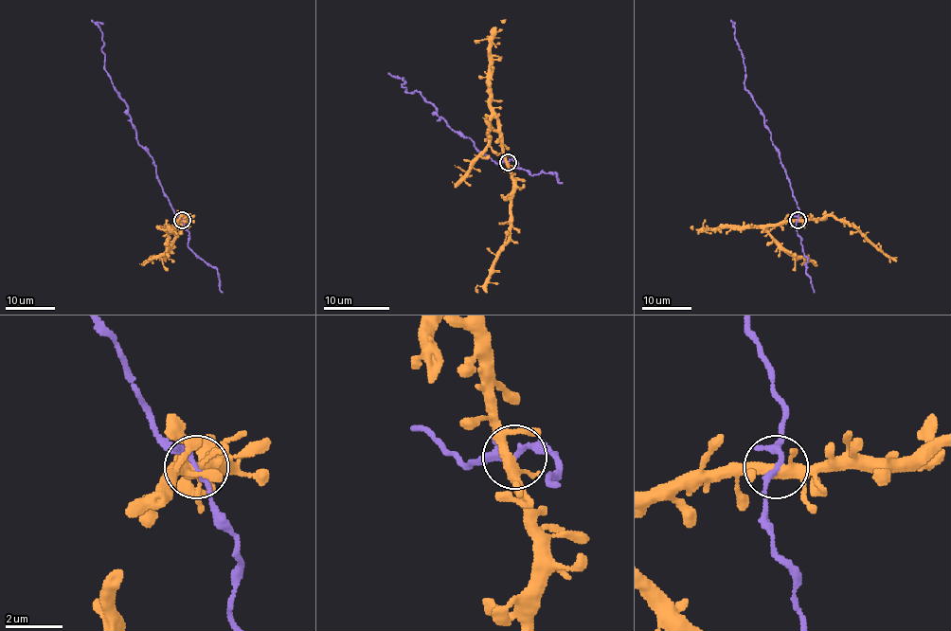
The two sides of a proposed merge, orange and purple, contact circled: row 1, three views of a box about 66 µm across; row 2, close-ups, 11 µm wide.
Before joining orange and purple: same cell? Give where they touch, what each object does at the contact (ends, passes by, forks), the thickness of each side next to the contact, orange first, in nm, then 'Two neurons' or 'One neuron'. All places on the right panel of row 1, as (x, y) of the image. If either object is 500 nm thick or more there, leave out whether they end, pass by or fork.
Place: (798, 220). At the ring orange forks. At the ring purple forks. Thickness 320 nm (orange) against 150 nm. One neuron

